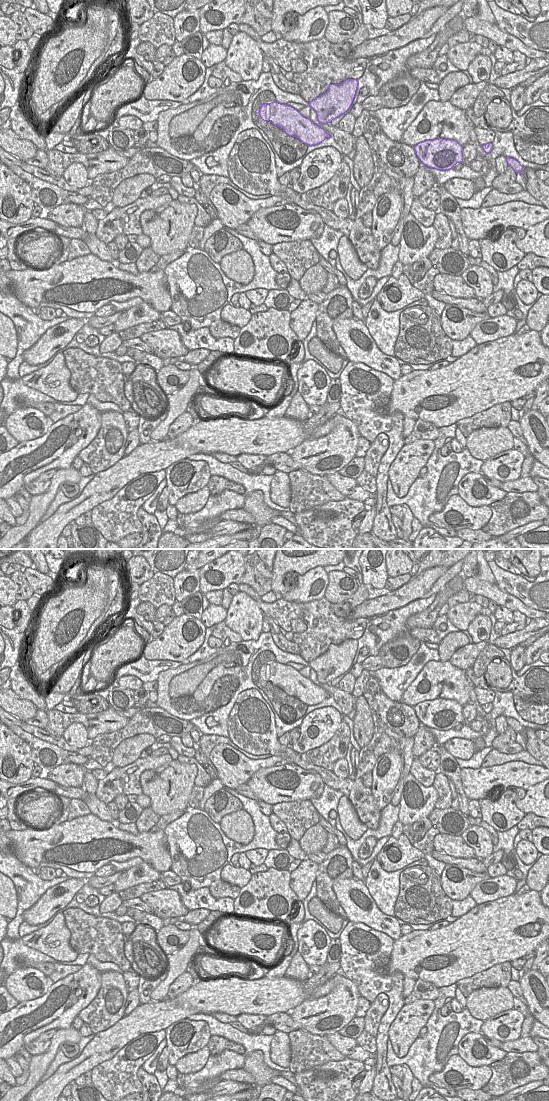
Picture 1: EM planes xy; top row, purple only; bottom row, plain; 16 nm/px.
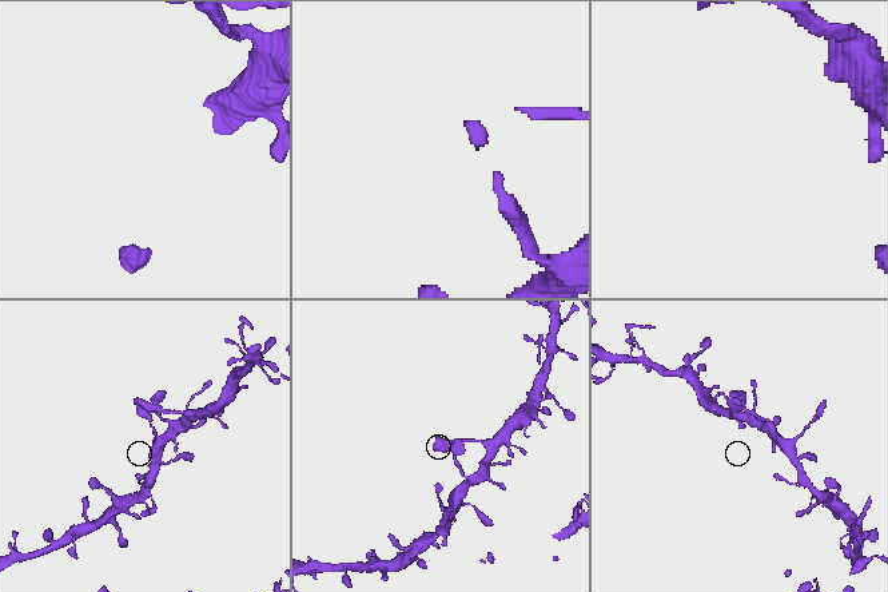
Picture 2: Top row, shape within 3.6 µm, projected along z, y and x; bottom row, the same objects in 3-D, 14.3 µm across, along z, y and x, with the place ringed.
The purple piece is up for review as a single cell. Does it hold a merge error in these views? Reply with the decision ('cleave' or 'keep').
keep

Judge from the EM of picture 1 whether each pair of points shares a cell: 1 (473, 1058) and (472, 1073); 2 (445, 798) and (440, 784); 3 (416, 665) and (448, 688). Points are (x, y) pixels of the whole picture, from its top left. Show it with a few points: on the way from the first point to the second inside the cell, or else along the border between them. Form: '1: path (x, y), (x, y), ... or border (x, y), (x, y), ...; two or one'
1: border (457, 1054), (471, 1066), (488, 1066); two
2: path (442, 795), (442, 787); one
3: border (439, 660), (429, 660), (407, 688); two

